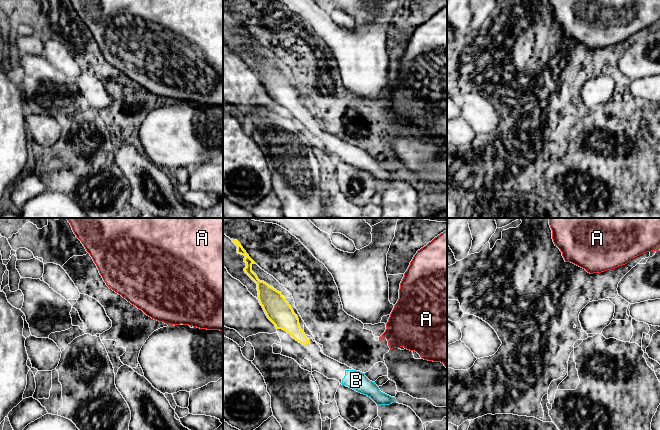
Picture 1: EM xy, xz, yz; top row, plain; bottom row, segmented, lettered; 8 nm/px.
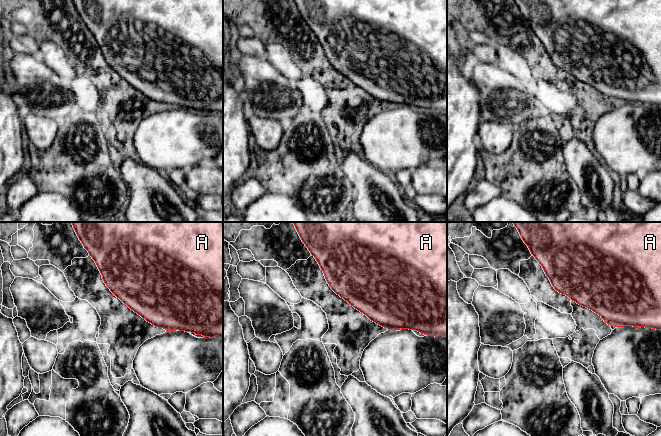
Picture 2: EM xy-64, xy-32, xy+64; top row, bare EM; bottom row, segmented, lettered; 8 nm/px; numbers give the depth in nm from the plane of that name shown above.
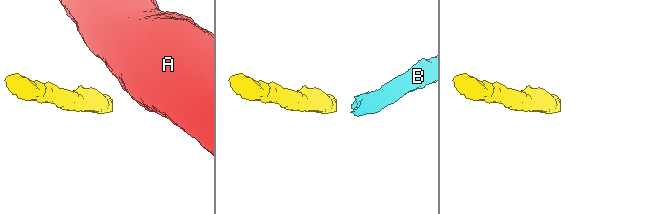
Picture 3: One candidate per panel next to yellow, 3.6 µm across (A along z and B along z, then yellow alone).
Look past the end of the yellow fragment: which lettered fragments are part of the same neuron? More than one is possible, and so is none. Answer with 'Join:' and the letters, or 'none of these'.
Join: B

